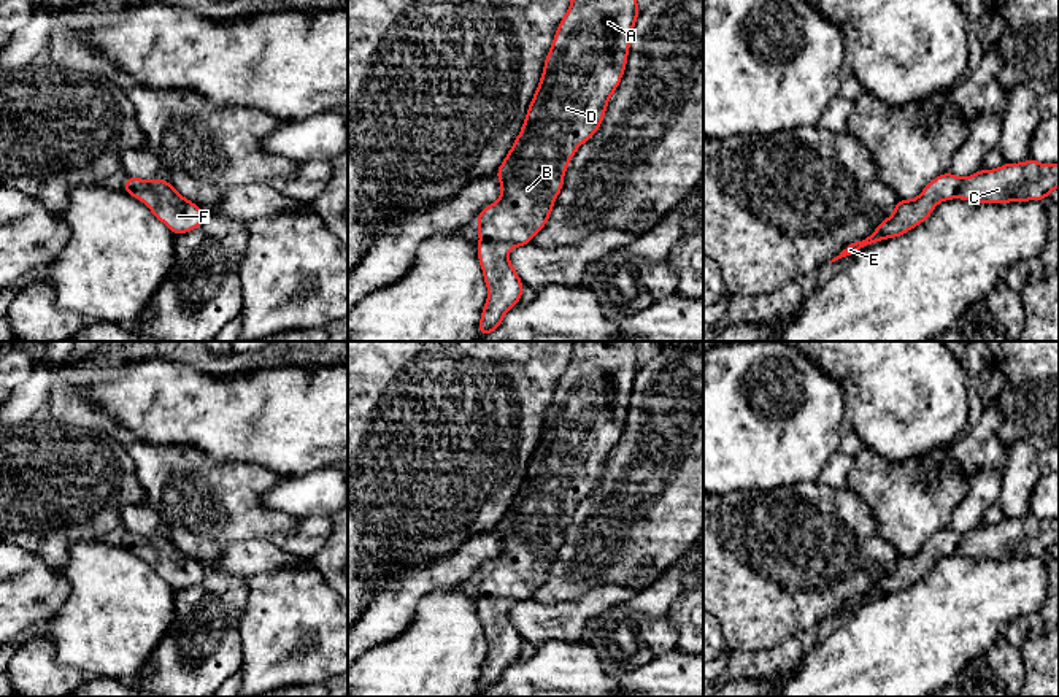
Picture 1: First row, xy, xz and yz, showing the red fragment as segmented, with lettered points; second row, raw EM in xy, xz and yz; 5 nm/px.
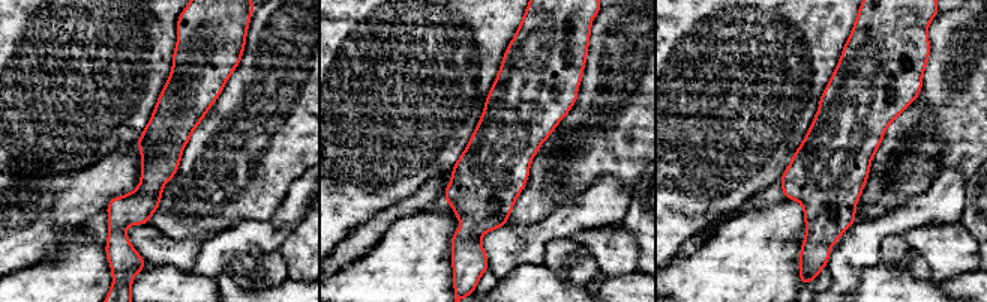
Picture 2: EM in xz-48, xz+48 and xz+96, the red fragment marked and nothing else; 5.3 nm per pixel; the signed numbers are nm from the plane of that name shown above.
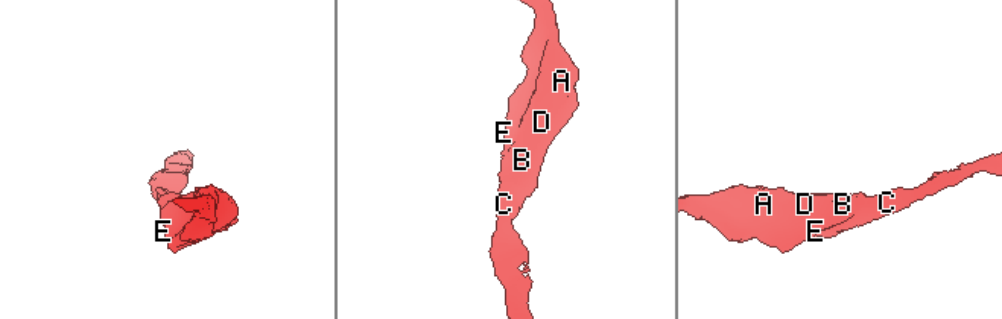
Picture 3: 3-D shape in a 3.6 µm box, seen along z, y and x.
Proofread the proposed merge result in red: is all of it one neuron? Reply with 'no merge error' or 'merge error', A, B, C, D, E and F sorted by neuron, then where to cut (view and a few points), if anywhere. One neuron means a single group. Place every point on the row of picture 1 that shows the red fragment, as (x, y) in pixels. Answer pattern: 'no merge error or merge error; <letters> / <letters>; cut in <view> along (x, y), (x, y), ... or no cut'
no merge error; A B C D E F; no cut

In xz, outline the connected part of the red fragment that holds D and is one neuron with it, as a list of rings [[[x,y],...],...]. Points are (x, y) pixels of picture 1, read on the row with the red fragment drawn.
[[[572,0],[556,30],[522,129],[495,173],[502,187],[500,200],[484,206],[476,219],[479,233],[478,260],[489,291],[478,325],[481,337],[497,330],[505,313],[521,302],[524,284],[513,268],[506,251],[532,243],[533,235],[546,225],[554,200],[562,191],[564,175],[573,154],[600,129],[605,108],[626,71],[630,38],[640,11],[637,0]]]

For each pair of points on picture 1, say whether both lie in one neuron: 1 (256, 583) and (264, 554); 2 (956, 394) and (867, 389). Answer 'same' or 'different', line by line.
1: different
2: same

